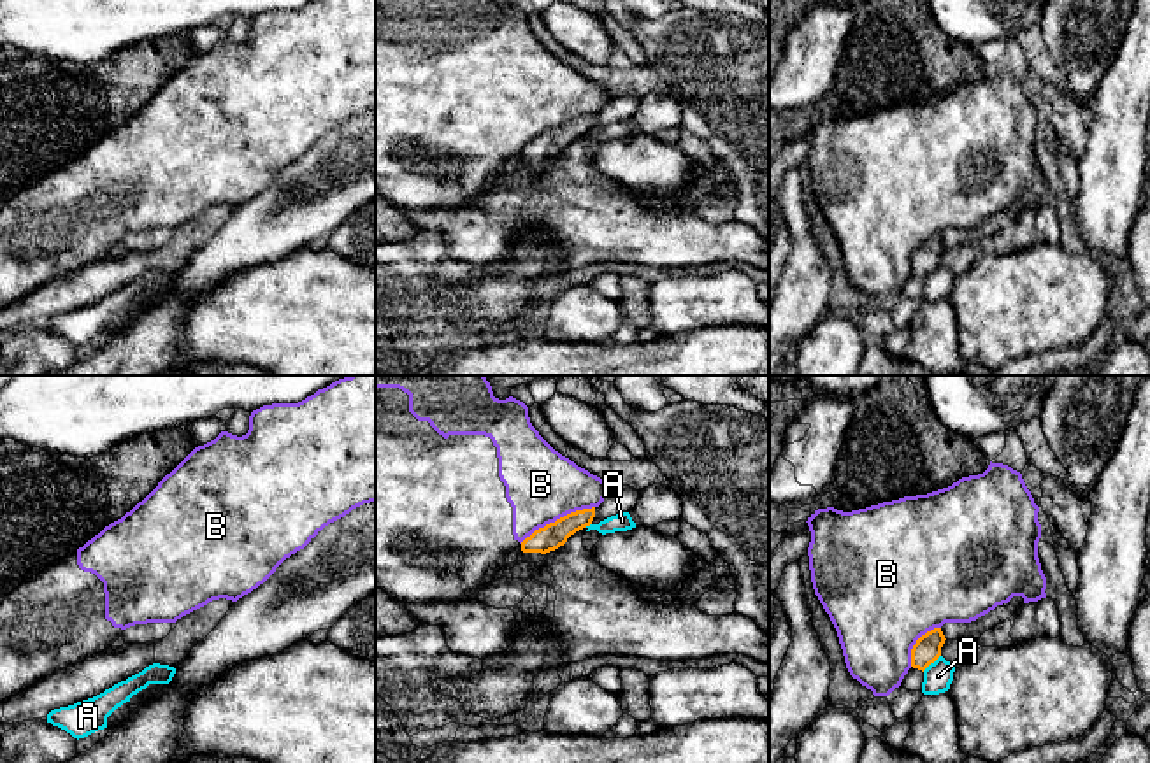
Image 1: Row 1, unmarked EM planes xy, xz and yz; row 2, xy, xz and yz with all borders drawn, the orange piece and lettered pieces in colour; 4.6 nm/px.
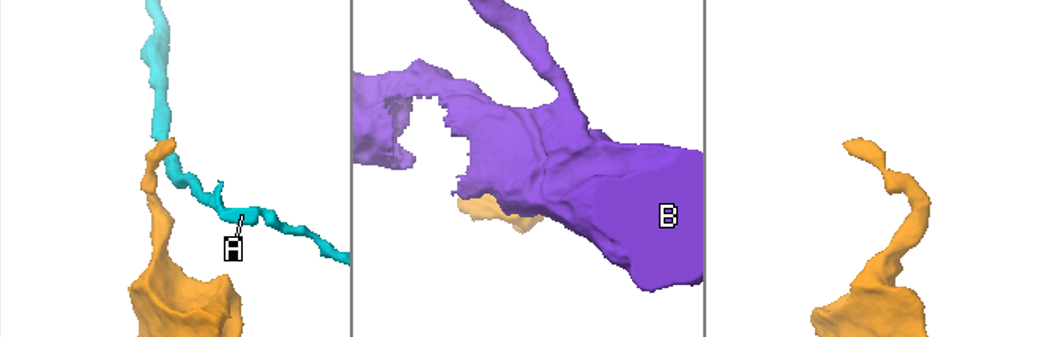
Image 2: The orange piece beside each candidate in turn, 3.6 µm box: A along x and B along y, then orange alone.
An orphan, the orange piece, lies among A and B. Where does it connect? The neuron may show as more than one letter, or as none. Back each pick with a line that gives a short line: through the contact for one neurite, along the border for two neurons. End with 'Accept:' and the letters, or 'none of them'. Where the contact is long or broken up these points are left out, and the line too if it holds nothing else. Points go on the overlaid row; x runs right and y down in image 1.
Accept: none of them

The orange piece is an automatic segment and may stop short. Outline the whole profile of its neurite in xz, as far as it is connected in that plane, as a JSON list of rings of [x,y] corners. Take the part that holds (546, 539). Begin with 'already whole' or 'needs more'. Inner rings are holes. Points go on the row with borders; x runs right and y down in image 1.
needs more | [[[595,507],[571,512],[544,528],[535,530],[521,542],[518,561],[539,563],[548,558],[550,551],[558,549],[571,535],[592,524]]]

